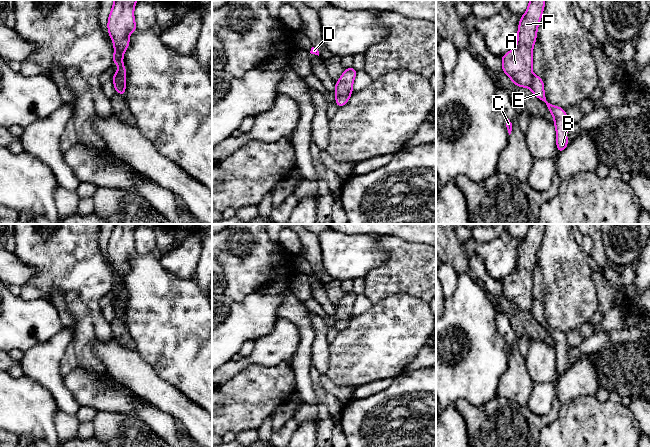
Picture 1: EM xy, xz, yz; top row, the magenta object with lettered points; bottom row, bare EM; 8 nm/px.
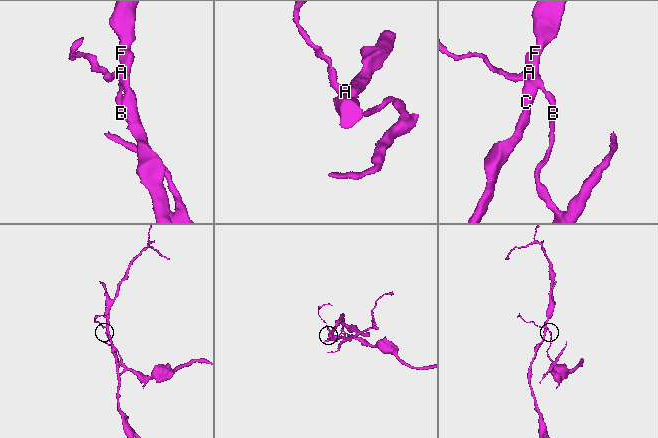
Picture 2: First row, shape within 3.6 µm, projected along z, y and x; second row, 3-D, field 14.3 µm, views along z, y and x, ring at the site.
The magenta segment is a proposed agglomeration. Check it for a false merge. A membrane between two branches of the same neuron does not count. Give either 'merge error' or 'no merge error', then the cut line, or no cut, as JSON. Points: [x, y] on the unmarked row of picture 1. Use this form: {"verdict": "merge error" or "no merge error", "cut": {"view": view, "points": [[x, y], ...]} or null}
{"verdict": "merge error", "cut": {"view": "xy", "points": [[122, 288], [118, 300], [113, 305]]}}

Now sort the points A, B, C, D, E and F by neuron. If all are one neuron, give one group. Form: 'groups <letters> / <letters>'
groups A C D F / B E

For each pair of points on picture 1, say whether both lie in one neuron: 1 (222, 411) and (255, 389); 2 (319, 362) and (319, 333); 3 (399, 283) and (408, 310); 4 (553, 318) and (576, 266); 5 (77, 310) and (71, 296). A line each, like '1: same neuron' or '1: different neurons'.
1: same neuron
2: same neuron
3: different neurons
4: same neuron
5: same neuron

